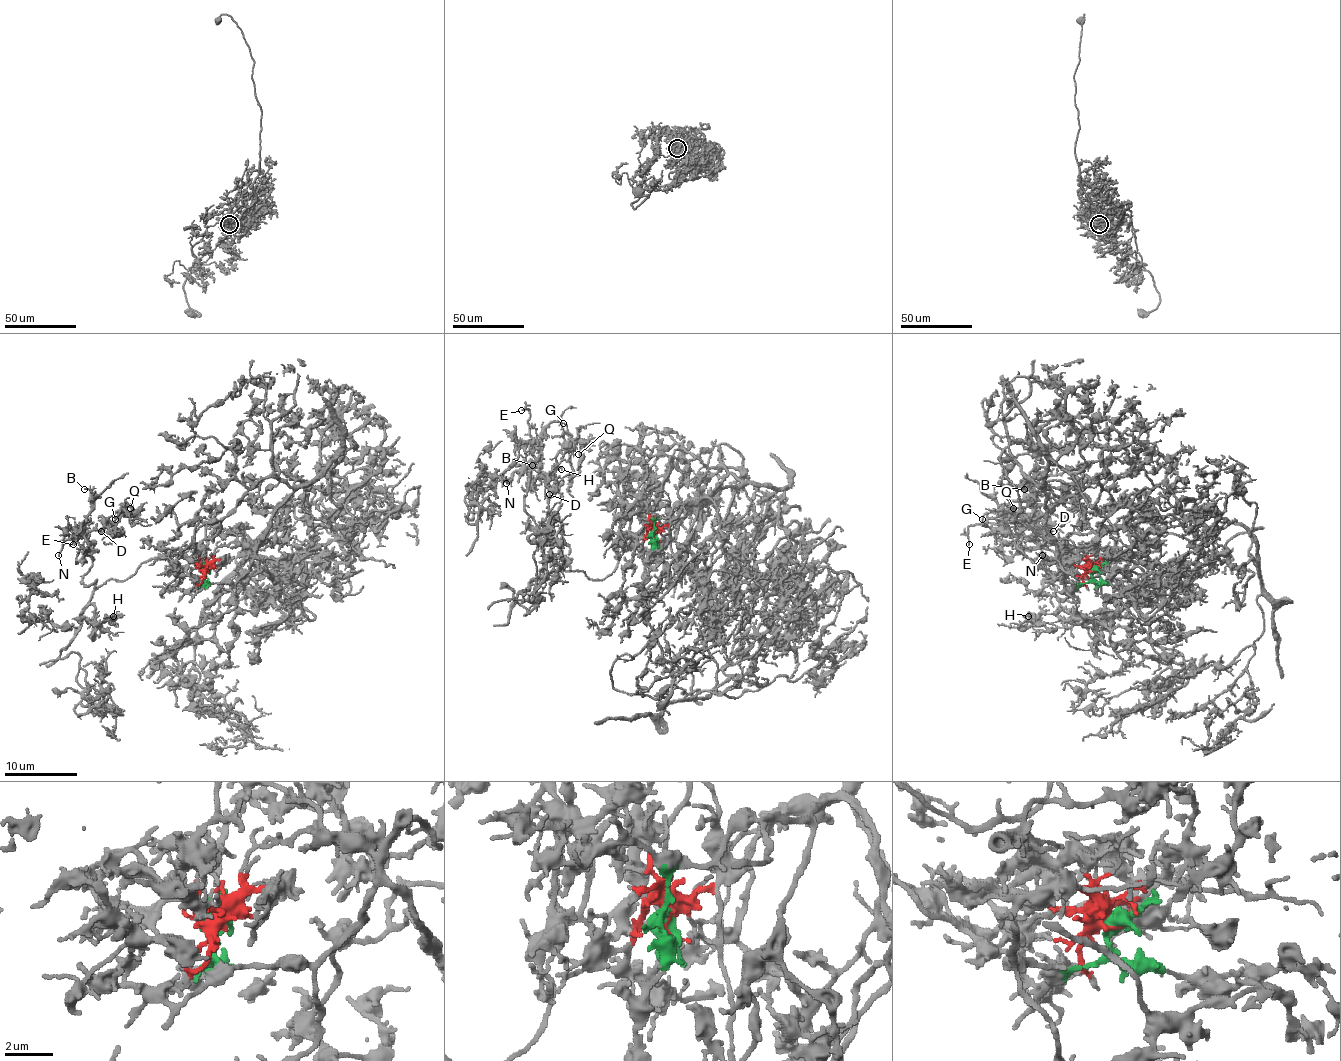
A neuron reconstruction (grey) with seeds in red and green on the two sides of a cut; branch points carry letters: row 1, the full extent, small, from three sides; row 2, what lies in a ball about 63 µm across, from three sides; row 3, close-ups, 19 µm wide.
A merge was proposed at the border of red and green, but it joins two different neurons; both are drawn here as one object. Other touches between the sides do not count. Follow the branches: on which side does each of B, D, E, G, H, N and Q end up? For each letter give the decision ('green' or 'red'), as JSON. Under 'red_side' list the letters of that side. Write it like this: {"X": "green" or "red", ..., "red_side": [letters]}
{"B": "red", "D": "red", "E": "red", "G": "red", "H": "red", "N": "red", "Q": "red", "red_side": ["B", "D", "E", "G", "H", "N", "Q"]}

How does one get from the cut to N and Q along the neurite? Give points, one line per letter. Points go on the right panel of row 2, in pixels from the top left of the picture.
N: (1095, 570), (1113, 572), (1128, 552), (1137, 586), (1103, 584), (1086, 559), (1063, 563), (1023, 536), (1043, 555)
Q: (1095, 570), (1139, 561), (1101, 584), (1010, 534), (1014, 508)

